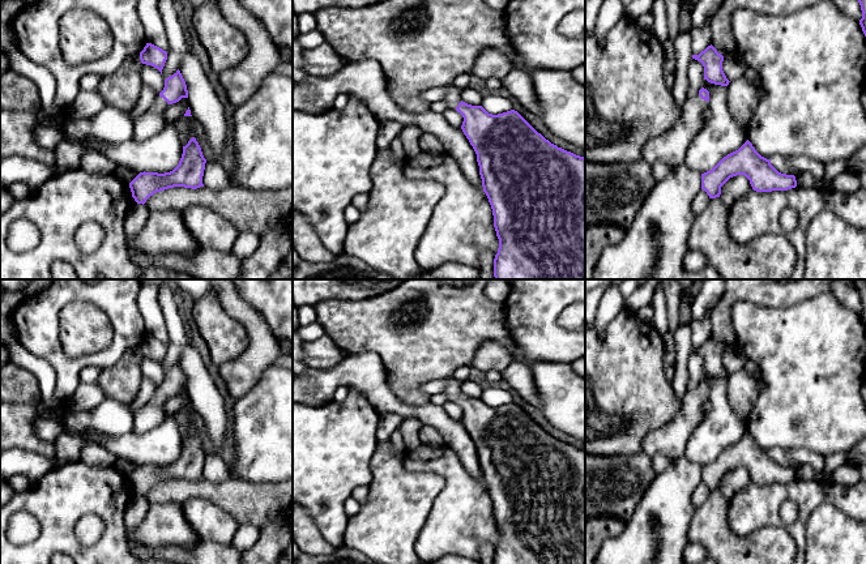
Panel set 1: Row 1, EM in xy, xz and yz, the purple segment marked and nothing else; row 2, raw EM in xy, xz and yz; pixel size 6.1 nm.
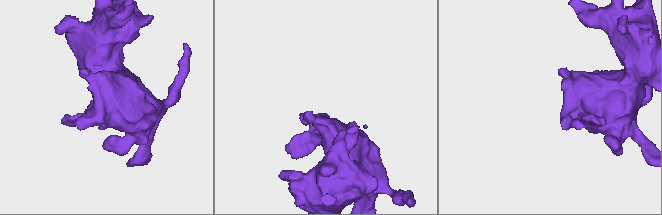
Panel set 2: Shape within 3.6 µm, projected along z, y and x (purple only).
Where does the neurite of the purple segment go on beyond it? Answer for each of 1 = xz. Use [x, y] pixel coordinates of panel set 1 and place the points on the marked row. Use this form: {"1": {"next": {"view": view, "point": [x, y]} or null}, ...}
{"1": {"next": {"view": "xz", "point": [452, 97]}}}

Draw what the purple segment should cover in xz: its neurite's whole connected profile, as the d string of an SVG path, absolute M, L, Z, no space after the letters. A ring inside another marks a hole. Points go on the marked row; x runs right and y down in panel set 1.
M451 85L443 99L447 108L462 115L461 129L477 154L499 239L494 258L495 279L585 279L585 158L551 144L517 111L489 114L482 106L462 102L461 91Z

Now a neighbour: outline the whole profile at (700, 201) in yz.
M700 189L696 193L696 196L695 196L695 198L694 198L692 204L691 204L694 214L699 215L707 208L707 205L709 204L709 201L711 201L711 198L707 195L707 192L703 191L703 189Z

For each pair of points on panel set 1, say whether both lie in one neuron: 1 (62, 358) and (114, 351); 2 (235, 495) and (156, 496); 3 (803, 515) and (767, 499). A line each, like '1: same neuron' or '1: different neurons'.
1: same neuron
2: same neuron
3: same neuron

